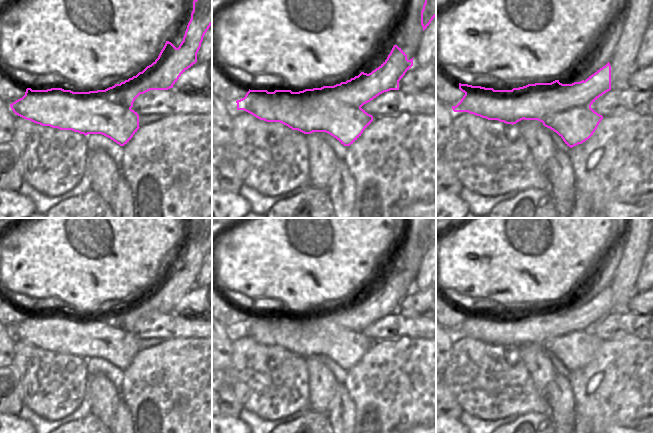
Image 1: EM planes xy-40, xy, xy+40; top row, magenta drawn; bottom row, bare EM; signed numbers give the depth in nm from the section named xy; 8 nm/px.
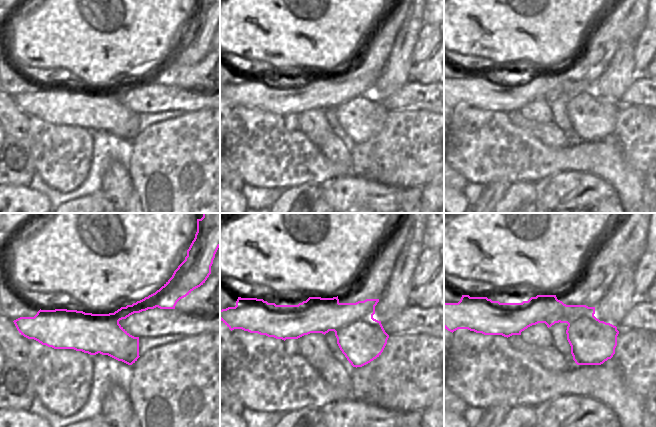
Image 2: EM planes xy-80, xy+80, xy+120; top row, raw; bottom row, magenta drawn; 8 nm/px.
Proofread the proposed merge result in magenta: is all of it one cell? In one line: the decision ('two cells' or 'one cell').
two cells

